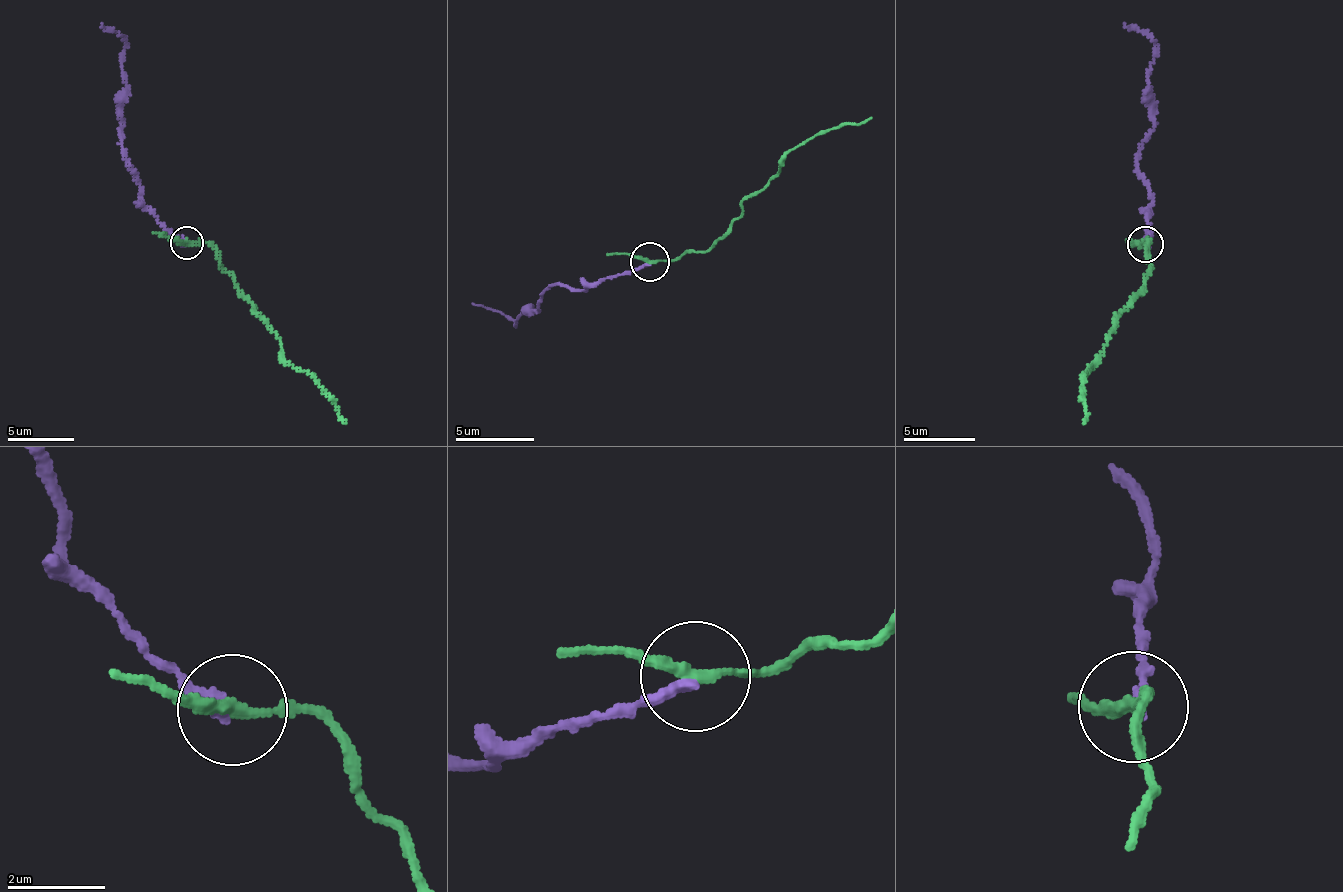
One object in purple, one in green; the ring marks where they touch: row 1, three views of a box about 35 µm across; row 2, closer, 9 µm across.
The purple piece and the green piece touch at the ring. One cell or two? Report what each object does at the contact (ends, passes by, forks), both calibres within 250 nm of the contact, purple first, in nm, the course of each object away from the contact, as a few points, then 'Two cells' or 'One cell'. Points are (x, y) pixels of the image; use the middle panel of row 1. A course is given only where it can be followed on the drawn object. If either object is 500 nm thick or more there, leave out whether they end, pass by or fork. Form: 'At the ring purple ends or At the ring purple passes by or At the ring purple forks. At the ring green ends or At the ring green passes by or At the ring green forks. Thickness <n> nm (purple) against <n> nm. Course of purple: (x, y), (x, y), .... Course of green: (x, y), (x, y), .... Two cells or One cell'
At the ring purple ends. At the ring green passes by. Thickness 280 nm (purple) against 220 nm. Course of purple: (649, 263), (585, 293), (561, 284), (543, 291), (538, 311), (528, 316), (528, 310), (513, 324), (473, 303). Course of green: (649, 263), (704, 252), (776, 176), (784, 157), (822, 131), (871, 118). Two cells

